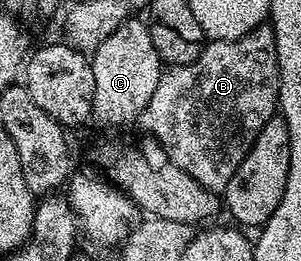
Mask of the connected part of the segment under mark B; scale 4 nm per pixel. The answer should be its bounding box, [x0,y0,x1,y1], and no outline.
[139,24,281,192]

